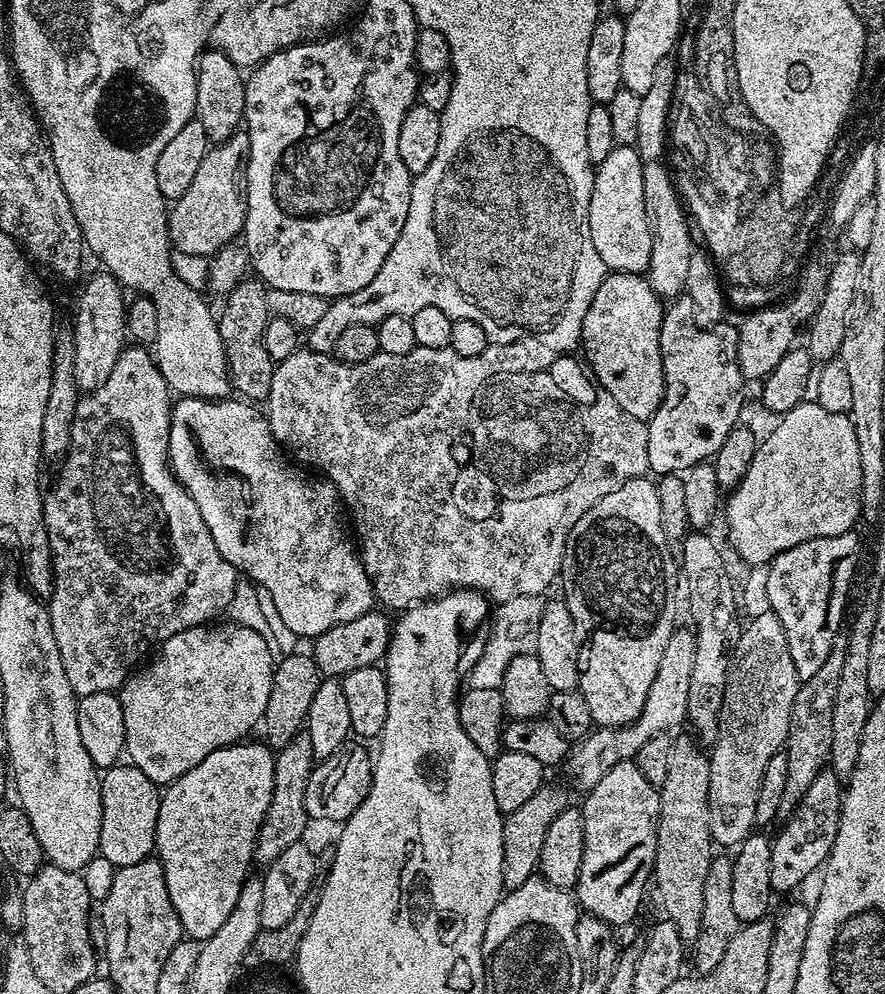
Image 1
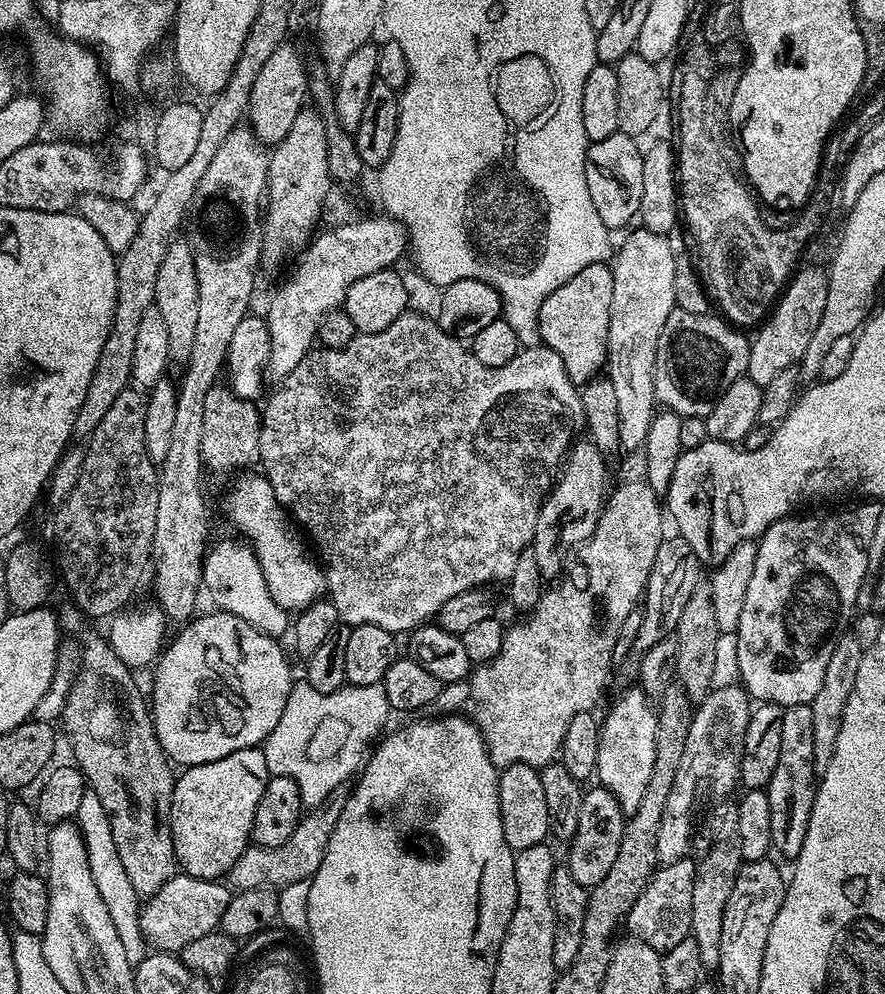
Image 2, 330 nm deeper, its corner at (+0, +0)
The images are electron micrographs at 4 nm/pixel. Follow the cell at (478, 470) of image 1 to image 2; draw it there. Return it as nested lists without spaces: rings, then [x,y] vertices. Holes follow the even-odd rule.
[[[407,311],[378,334],[357,334],[345,348],[320,348],[309,352],[294,370],[290,370],[285,380],[273,387],[276,389],[272,397],[271,392],[267,397],[268,405],[262,408],[259,463],[264,464],[262,472],[274,490],[277,505],[287,509],[306,536],[308,531],[307,539],[314,548],[316,543],[315,551],[322,565],[327,595],[345,625],[370,624],[382,626],[382,630],[393,634],[407,634],[418,625],[431,621],[442,602],[454,598],[454,594],[491,585],[491,580],[507,582],[510,578],[519,554],[534,538],[535,523],[545,496],[553,488],[569,449],[584,428],[582,398],[556,400],[560,396],[570,396],[570,390],[578,387],[564,367],[556,366],[556,372],[548,376],[548,384],[554,386],[554,400],[548,398],[548,384],[542,384],[542,394],[532,394],[528,390],[534,376],[532,368],[534,364],[530,362],[528,366],[528,356],[520,351],[516,353],[516,364],[506,362],[501,368],[482,366],[463,339],[446,335],[435,319]]]

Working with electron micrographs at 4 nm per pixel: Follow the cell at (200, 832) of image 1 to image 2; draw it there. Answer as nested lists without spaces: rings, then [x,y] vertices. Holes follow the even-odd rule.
[[[263,747],[234,750],[234,754],[226,754],[226,758],[218,758],[218,762],[194,764],[185,767],[181,772],[184,773],[176,776],[170,806],[176,863],[187,875],[194,878],[220,880],[227,877],[230,866],[234,866],[234,862],[238,862],[240,855],[250,846],[254,810],[258,810],[262,790],[266,790],[266,782],[270,779]]]

